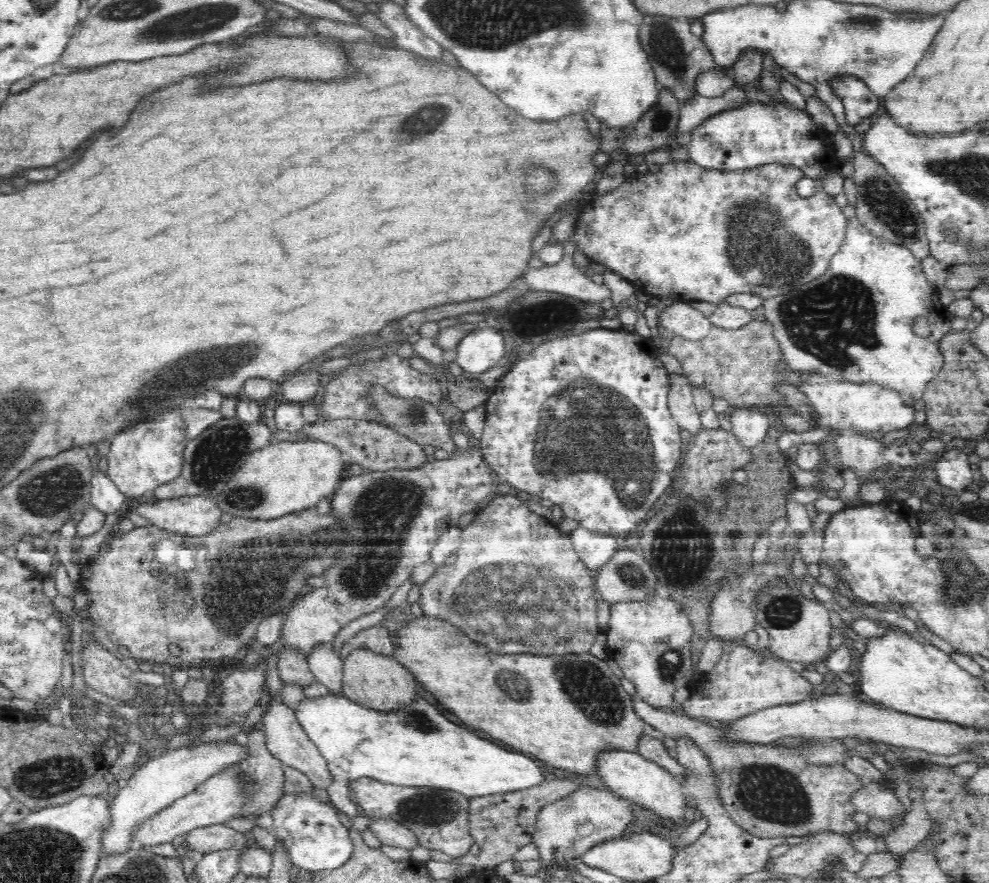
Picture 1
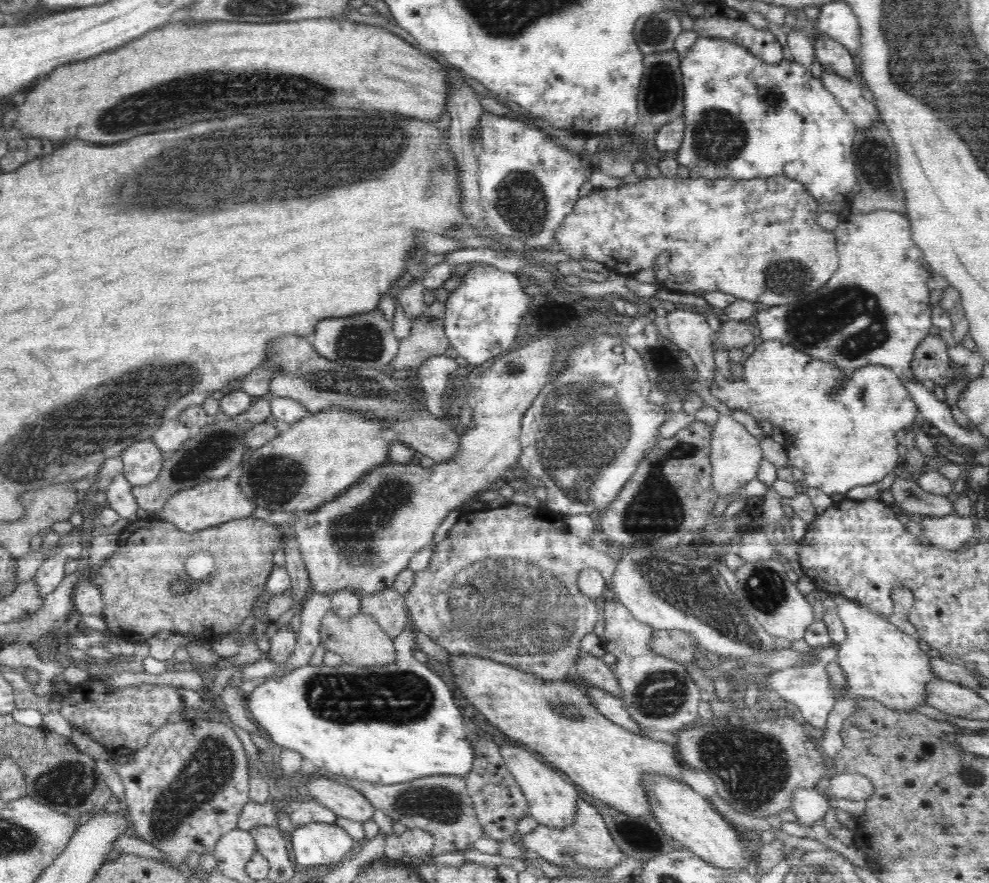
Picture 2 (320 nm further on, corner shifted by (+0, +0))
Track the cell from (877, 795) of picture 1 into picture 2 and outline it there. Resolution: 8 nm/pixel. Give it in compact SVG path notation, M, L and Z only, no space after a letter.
M840 773L834 775L827 789L832 798L866 800L874 792L874 785L864 775Z

